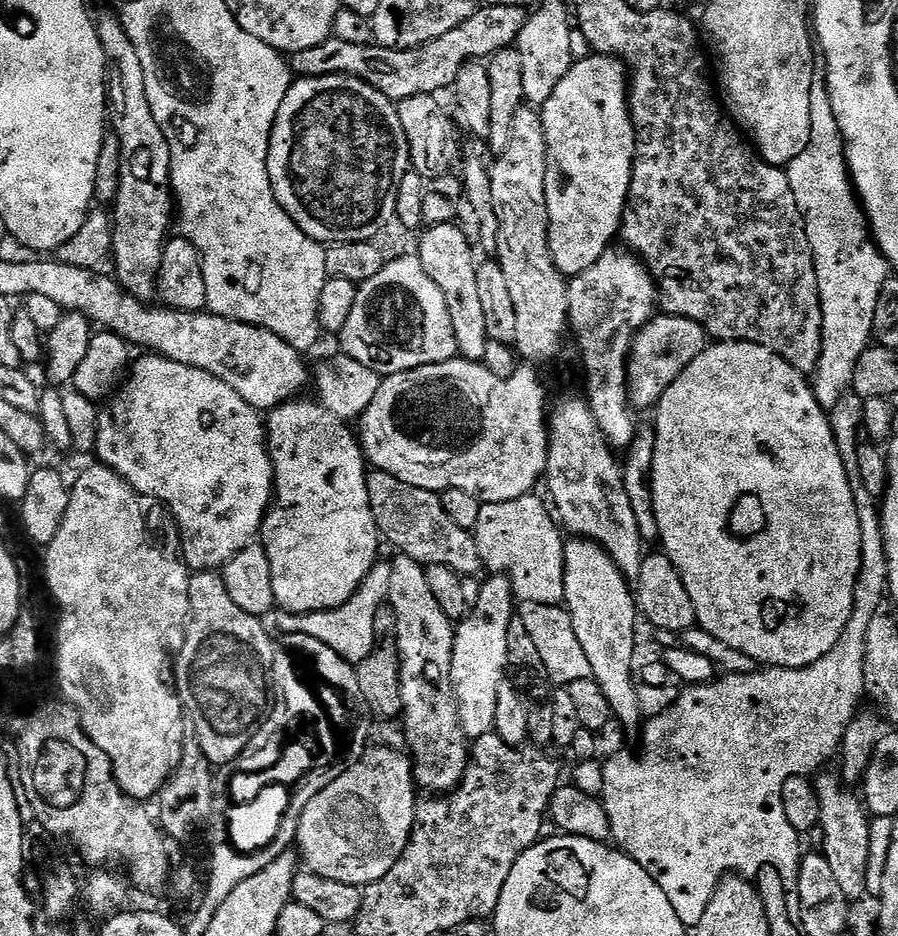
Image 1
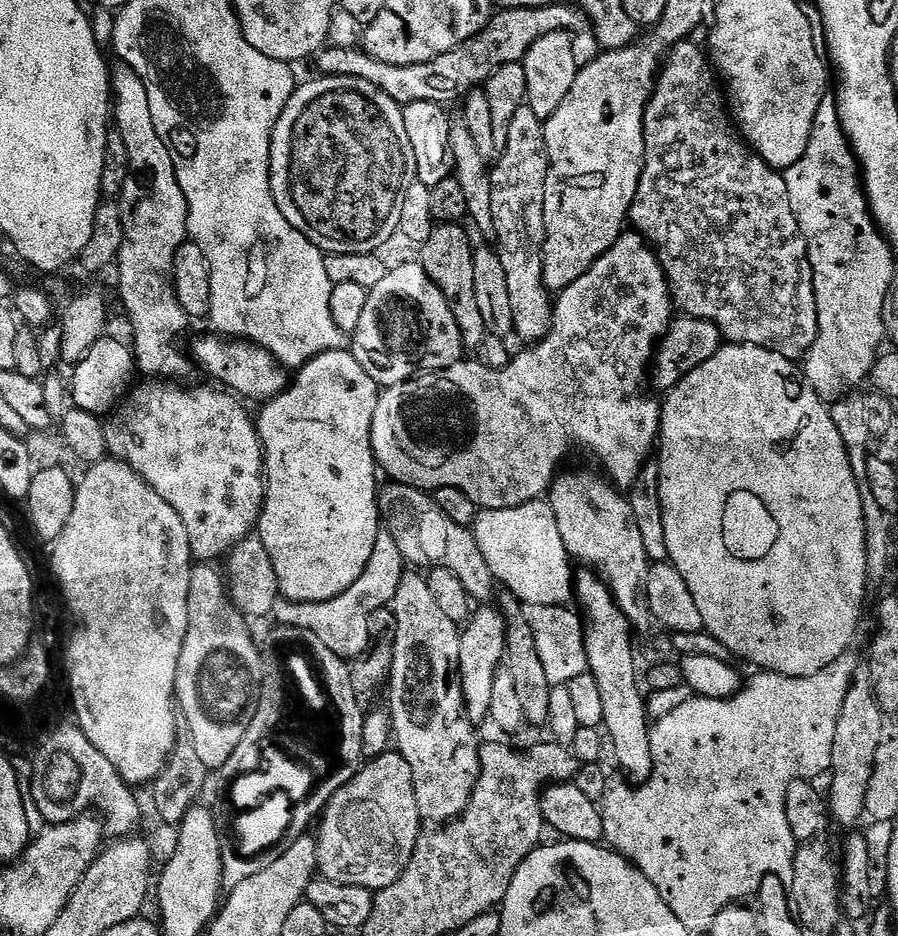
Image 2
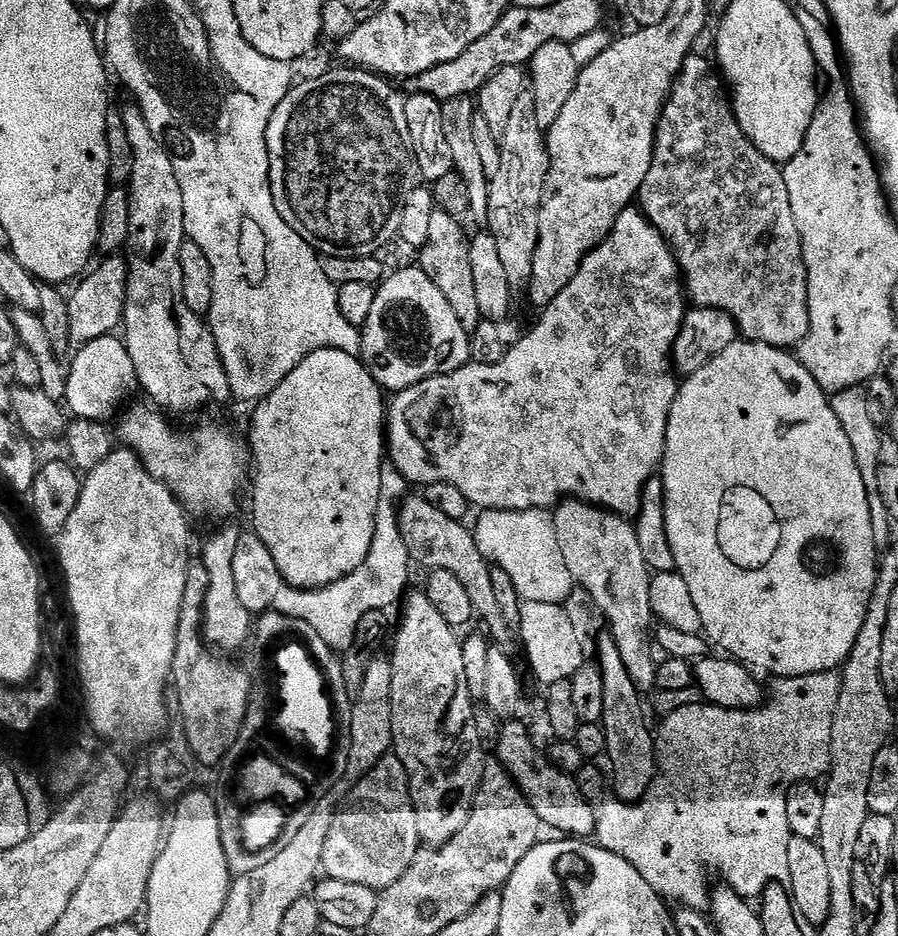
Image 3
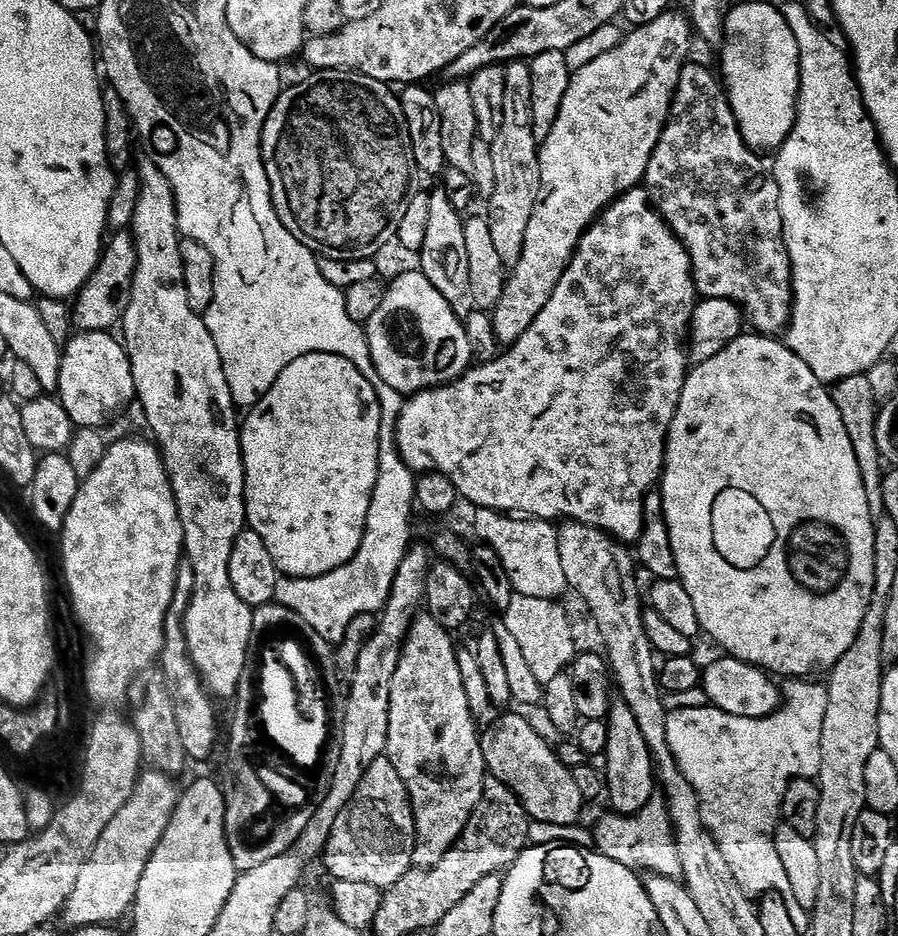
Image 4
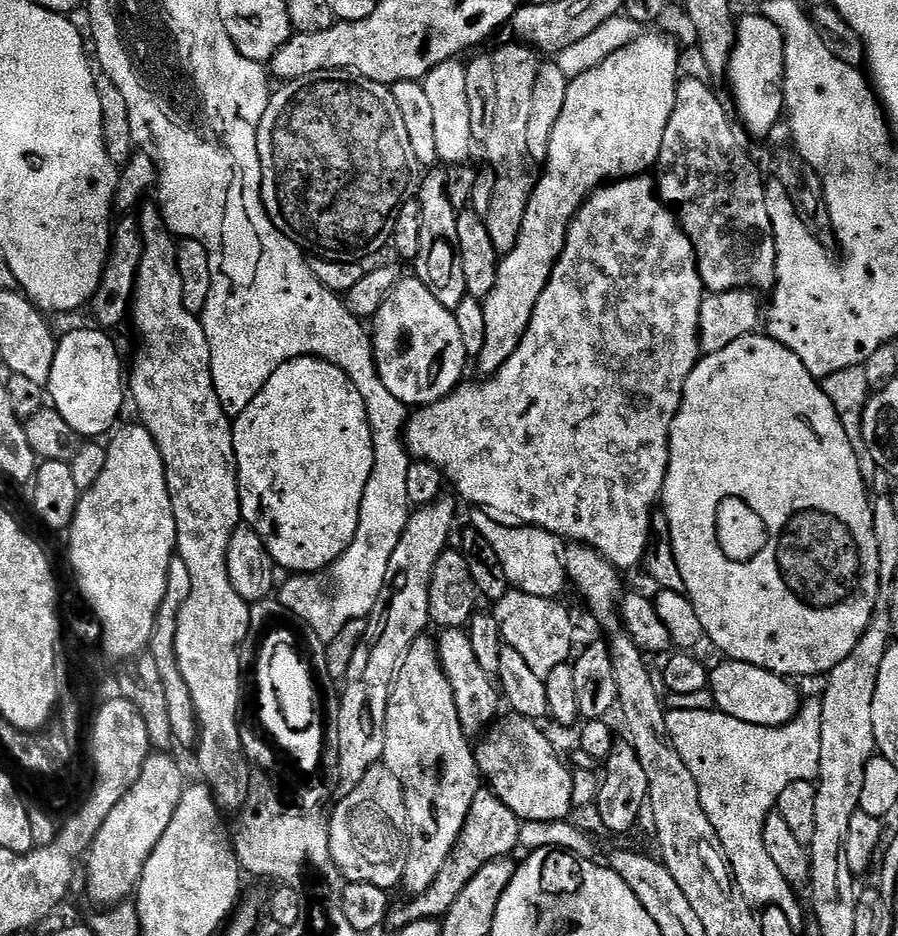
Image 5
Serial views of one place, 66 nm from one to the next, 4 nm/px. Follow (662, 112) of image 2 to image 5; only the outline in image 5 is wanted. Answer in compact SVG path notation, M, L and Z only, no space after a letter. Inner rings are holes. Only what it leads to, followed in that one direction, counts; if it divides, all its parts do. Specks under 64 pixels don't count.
M684 78L676 85L676 105L666 134L662 134L662 150L654 165L654 184L660 199L675 211L680 227L690 238L696 252L696 268L709 293L759 290L768 294L776 285L776 276L775 240L766 208L765 181L760 180L751 158L740 149L727 110L698 79Z

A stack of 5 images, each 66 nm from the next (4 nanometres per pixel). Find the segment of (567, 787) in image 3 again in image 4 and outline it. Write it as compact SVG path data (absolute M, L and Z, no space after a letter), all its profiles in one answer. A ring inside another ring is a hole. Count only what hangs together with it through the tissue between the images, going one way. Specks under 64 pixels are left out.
M519 711L506 713L488 729L483 729L480 749L484 755L484 767L491 779L502 782L514 793L529 821L568 828L586 807L584 795L578 790L578 782L574 782L572 768L556 757L557 749L543 741L520 717Z

